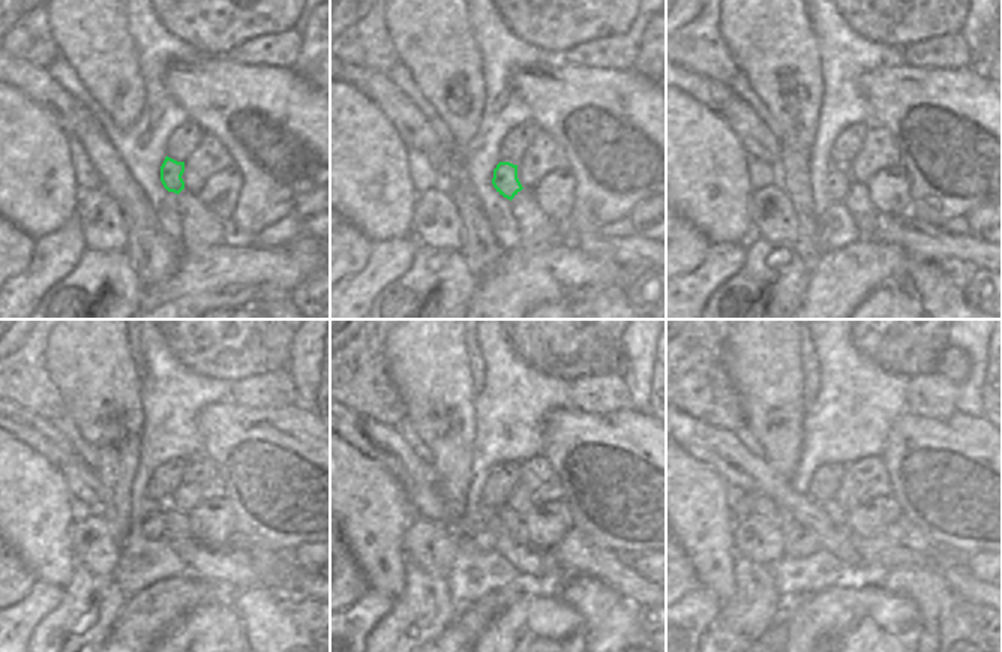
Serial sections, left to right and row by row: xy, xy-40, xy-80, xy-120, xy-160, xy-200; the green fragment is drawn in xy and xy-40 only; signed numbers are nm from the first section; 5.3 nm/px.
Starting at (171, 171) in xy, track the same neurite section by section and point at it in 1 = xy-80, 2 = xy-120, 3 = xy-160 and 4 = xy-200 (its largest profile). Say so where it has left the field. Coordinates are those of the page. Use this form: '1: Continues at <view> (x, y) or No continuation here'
1: Continues at xy-80 (839, 182)
2: Continues at xy-120 (155, 525)
3: Continues at xy-160 (473, 535)
4: Continues at xy-200 (798, 541)

